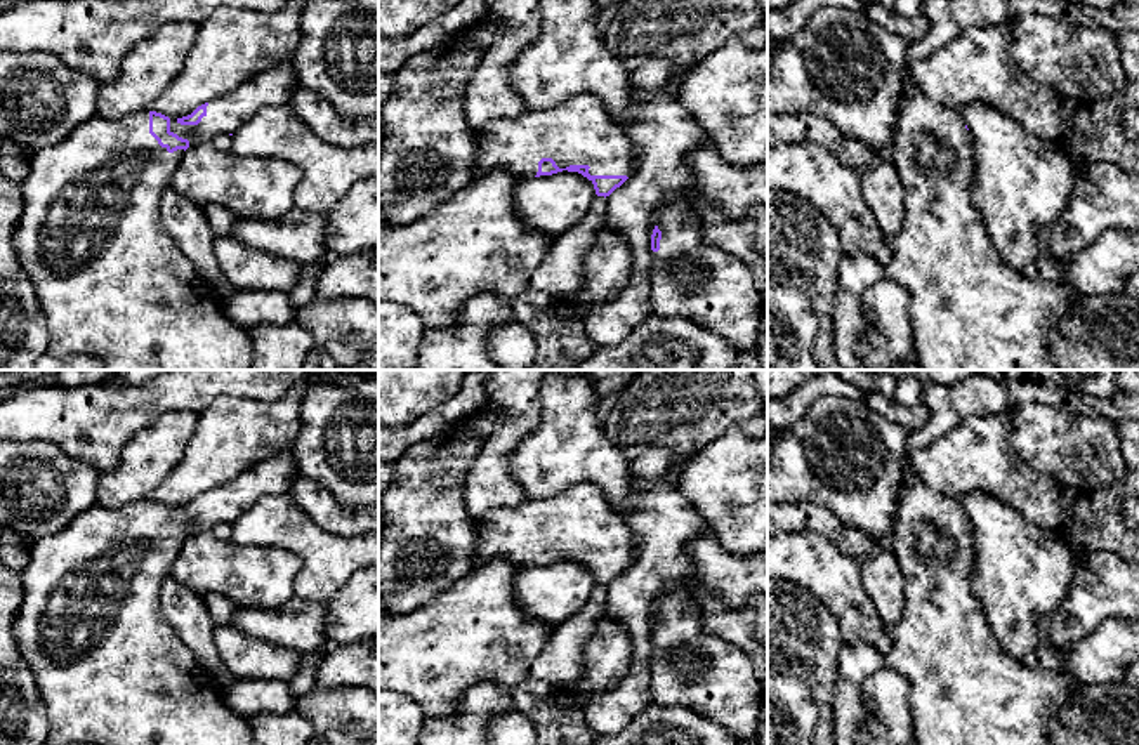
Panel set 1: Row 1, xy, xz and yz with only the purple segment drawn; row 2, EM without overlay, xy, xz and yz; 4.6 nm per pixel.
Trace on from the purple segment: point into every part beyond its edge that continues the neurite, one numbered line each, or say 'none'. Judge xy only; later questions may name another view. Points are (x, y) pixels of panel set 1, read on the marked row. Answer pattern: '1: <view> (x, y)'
1: xy (111, 282)

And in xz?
1: xz (580, 131)

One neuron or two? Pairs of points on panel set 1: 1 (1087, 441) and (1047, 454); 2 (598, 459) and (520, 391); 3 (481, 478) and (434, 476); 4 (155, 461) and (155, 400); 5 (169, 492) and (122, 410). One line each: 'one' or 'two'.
1: one
2: two
3: two
4: two
5: two

